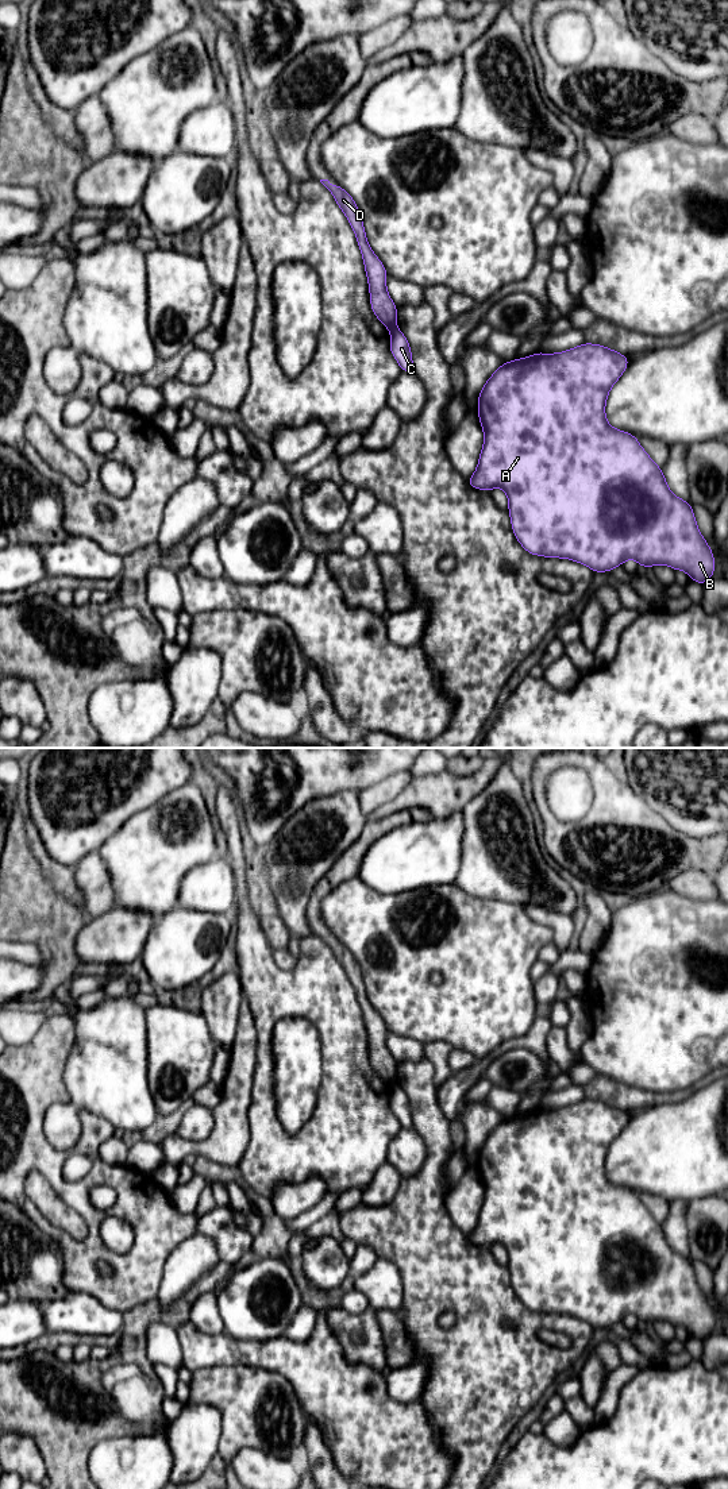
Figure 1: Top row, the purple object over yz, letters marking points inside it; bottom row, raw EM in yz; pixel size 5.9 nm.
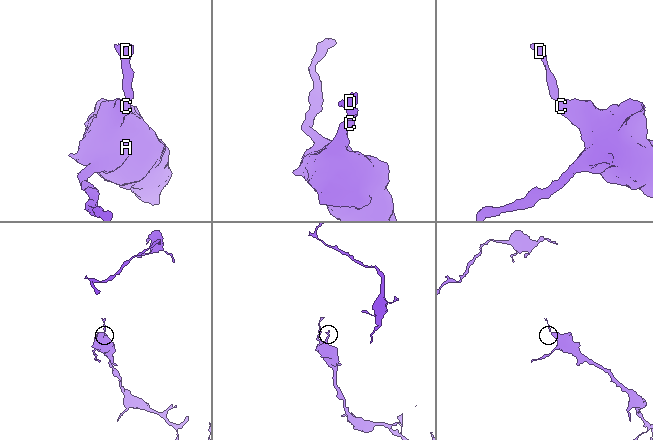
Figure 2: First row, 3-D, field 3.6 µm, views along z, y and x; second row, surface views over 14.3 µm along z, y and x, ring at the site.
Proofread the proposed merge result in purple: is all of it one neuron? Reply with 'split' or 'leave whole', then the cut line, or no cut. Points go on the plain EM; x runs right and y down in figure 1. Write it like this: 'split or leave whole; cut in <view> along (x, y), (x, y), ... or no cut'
split; cut in yz along (396, 1081), (391, 1090)

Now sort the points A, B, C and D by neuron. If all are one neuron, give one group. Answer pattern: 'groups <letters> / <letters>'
groups A B C / D

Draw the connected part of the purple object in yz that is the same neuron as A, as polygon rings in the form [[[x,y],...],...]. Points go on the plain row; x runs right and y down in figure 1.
[[[582,1099],[578,1103],[563,1108],[543,1110],[535,1108],[531,1112],[504,1118],[486,1137],[478,1150],[478,1174],[484,1187],[484,1203],[479,1210],[475,1228],[467,1234],[470,1243],[490,1247],[501,1243],[508,1253],[508,1268],[512,1287],[520,1301],[531,1311],[544,1314],[570,1315],[588,1322],[593,1328],[609,1328],[623,1322],[627,1315],[635,1315],[639,1323],[652,1324],[655,1320],[666,1320],[674,1327],[683,1326],[689,1335],[705,1341],[714,1328],[713,1308],[702,1293],[692,1260],[674,1251],[667,1242],[662,1224],[643,1206],[636,1192],[615,1185],[609,1181],[605,1172],[605,1161],[612,1142],[619,1137],[628,1123],[629,1114],[601,1100]]]

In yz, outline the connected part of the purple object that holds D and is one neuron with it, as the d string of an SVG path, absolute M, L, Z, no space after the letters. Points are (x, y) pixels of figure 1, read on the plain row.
M320 936L320 938L331 948L332 953L343 967L355 990L367 1033L371 1066L381 1077L381 1080L386 1083L392 1089L397 1083L397 1061L388 1050L388 1029L367 998L363 976L358 961L340 941L332 941L328 936Z

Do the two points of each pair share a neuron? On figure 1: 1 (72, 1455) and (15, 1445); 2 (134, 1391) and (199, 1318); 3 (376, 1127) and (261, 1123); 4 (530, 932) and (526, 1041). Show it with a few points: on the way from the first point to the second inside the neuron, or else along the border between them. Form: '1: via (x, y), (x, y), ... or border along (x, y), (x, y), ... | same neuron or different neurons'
1: border along (14, 1431), (27, 1435), (35, 1442), (47, 1474) | different neurons
2: border along (207, 1292), (203, 1292), (196, 1299), (188, 1319) | different neurons
3: via (347, 1135), (341, 1142), (289, 1142) | same neuron
4: border along (536, 1015), (524, 1034), (509, 1038), (497, 1048) | different neurons

